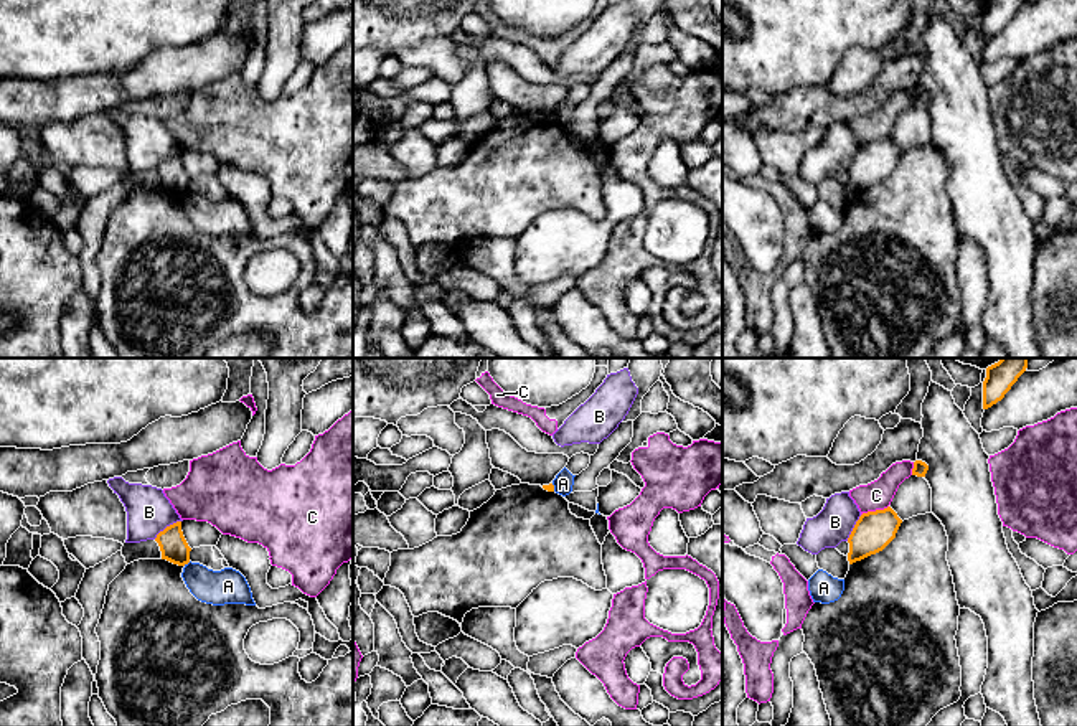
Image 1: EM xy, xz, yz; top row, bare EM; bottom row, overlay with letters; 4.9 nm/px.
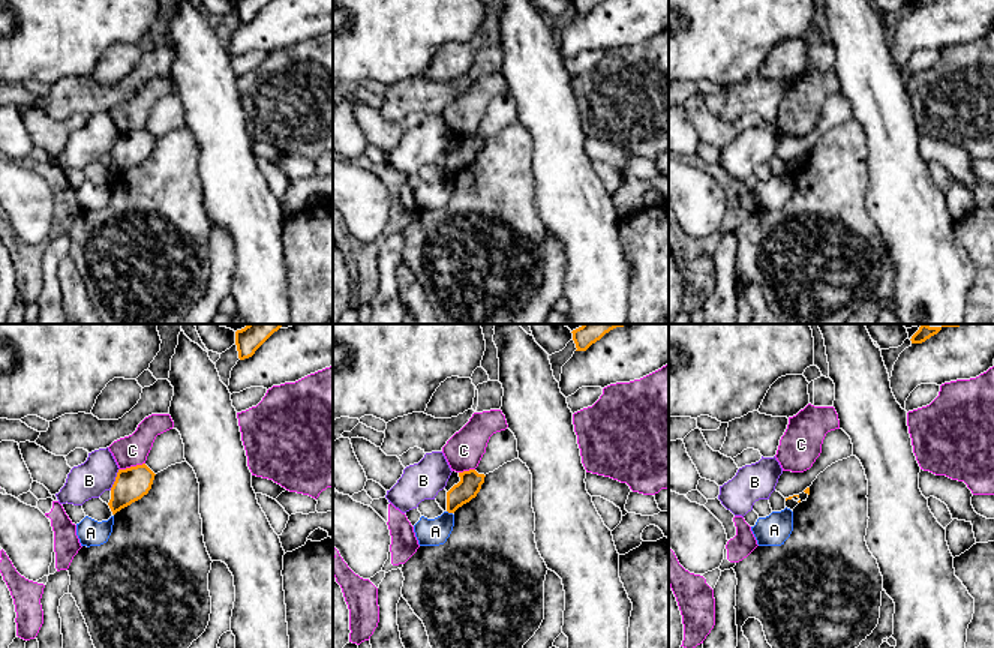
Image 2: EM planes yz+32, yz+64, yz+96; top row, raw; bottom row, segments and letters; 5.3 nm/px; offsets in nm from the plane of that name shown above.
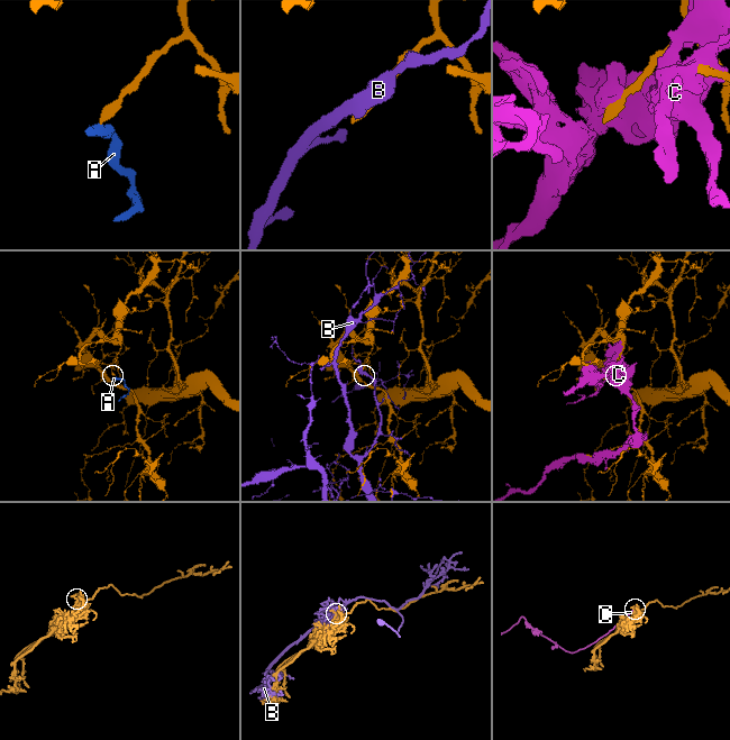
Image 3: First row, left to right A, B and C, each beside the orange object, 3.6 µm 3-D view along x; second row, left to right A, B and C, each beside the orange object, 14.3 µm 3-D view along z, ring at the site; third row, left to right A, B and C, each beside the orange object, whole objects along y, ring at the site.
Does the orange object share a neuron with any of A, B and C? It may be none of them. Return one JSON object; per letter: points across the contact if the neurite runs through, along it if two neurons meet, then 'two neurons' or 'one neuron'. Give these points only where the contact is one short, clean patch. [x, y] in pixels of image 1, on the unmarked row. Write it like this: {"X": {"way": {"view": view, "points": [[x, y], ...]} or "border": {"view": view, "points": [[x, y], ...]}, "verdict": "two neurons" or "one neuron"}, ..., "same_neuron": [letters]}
{"A": {"border": {"view": "xy", "points": [[190, 192], [183, 195]]}, "verdict": "two neurons"}, "B": {"verdict": "two neurons"}, "C": {"verdict": "two neurons"}, "same_neuron": []}

